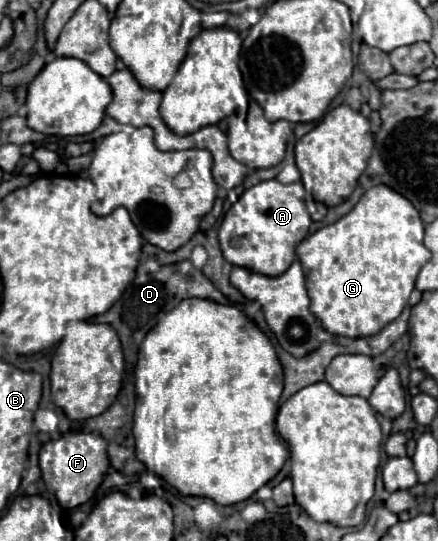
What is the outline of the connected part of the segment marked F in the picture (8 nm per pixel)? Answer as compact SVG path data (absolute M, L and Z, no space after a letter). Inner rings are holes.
M63 433L55 441L47 441L39 453L41 465L41 479L45 481L47 489L55 493L55 497L63 509L75 509L87 503L95 489L101 485L103 477L110 470L107 456L107 441L95 433Z

